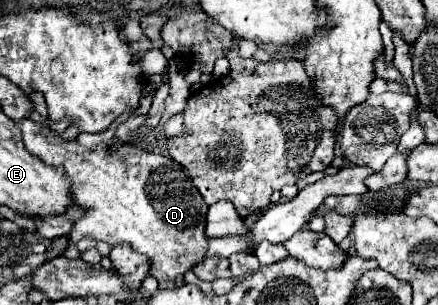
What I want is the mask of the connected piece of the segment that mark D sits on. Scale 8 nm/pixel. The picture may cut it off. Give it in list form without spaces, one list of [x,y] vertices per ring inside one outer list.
[[[33,120],[17,124],[31,154],[49,166],[65,166],[67,176],[73,180],[75,204],[87,208],[87,214],[75,222],[69,234],[73,244],[85,236],[97,242],[103,240],[109,246],[127,244],[147,256],[151,264],[147,274],[159,282],[159,288],[179,288],[185,284],[183,276],[201,264],[207,252],[205,216],[209,206],[181,164],[169,156],[119,142],[119,138],[87,148],[77,140],[63,140],[57,132]]]

